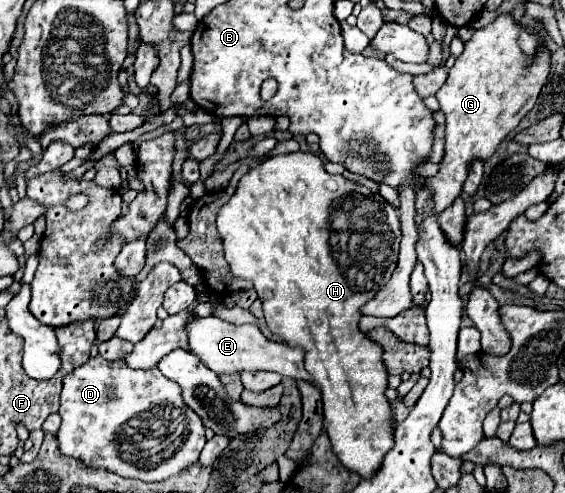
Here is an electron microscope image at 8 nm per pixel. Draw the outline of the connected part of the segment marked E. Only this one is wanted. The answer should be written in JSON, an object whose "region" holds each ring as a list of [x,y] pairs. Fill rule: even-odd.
{"region":[[[196,316],[188,320],[184,330],[188,336],[190,352],[196,354],[202,360],[202,364],[206,364],[218,376],[234,374],[242,370],[272,370],[272,372],[278,372],[280,376],[312,382],[308,372],[304,370],[304,350],[268,340],[256,324],[236,326],[216,316],[208,316],[208,318]]]}

